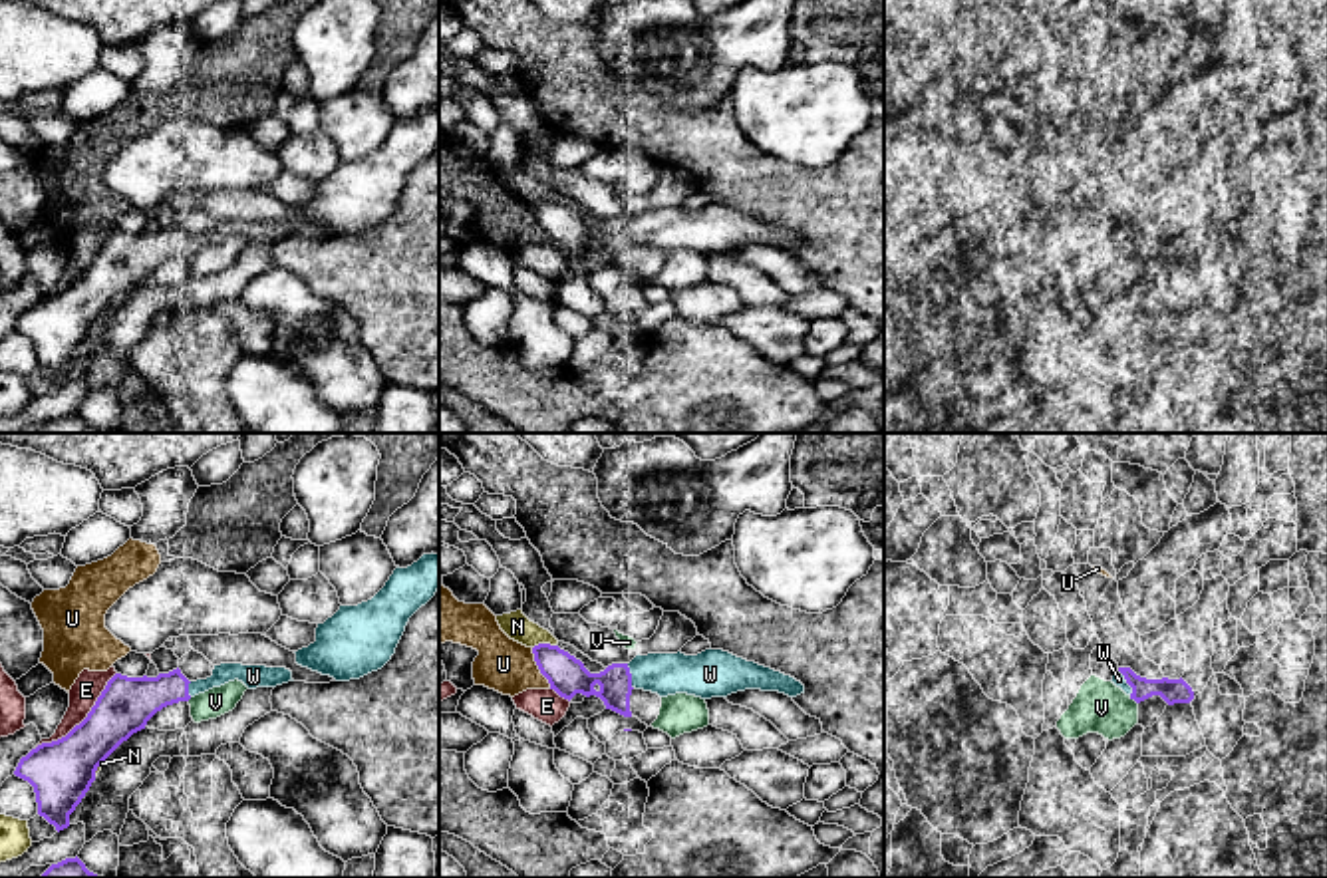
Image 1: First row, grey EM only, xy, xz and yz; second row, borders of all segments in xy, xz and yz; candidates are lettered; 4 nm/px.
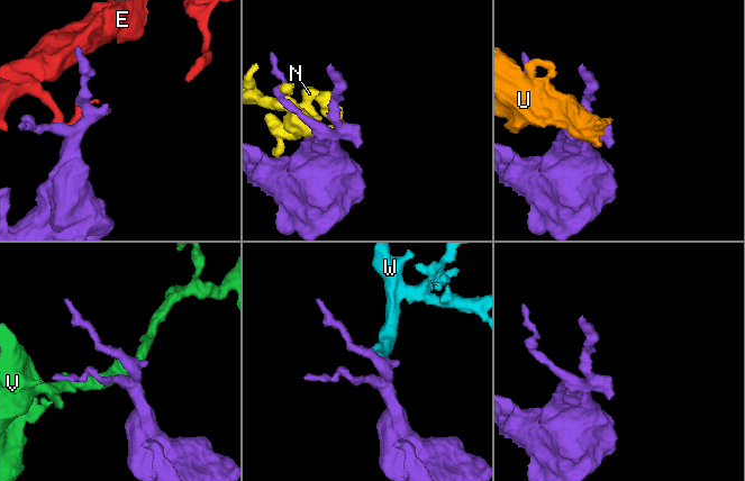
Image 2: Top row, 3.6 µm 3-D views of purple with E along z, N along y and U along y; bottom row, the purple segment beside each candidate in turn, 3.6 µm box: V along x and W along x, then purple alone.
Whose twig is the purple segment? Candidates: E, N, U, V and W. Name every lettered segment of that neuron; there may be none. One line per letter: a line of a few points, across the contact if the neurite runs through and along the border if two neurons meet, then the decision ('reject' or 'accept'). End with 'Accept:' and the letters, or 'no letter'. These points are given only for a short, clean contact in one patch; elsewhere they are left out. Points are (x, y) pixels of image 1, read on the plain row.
E: reject
N: reject
U: reject
V: reject
W: accept
Accept: W

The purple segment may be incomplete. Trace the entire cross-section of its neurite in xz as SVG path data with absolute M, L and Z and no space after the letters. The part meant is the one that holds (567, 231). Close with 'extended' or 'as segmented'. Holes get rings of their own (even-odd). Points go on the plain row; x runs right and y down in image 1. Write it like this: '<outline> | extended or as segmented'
M538 199L532 209L550 244L560 252L570 256L576 248L596 250L606 264L624 272L632 272L634 242L660 252L687 248L701 254L745 244L779 246L789 252L805 248L805 240L791 230L711 203L697 211L638 209L630 219L612 219L600 228L590 228L580 215L558 201Z | extended

